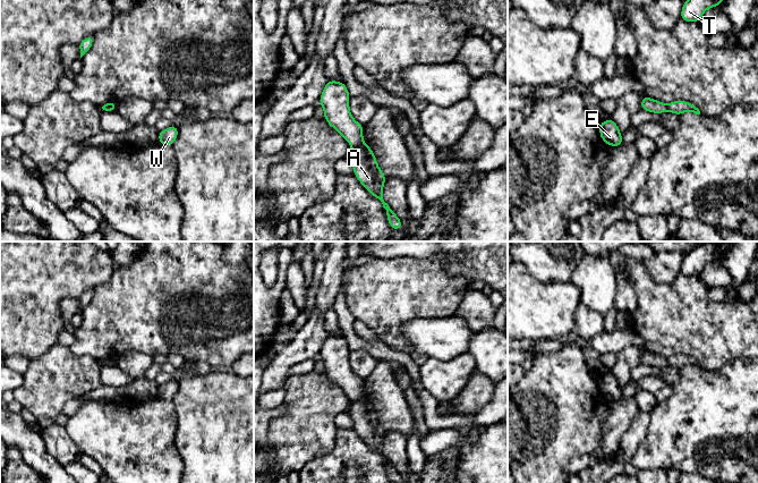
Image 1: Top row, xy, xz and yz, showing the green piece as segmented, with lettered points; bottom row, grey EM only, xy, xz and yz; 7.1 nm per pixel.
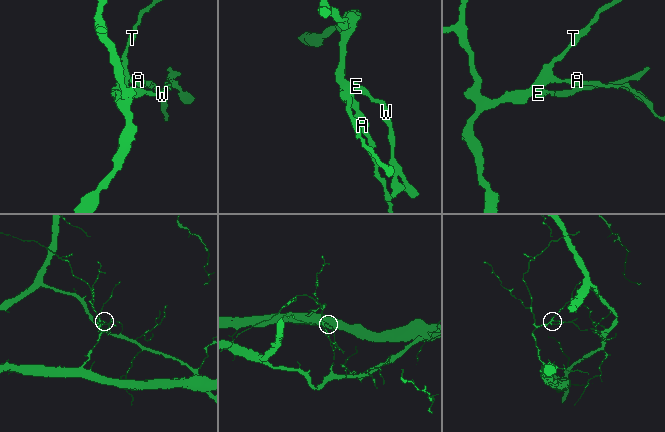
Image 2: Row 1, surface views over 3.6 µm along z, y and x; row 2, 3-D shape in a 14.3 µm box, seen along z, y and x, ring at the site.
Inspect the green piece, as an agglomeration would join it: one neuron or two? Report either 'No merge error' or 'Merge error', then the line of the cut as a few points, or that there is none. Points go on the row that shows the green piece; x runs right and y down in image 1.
Merge error. Split along xz (363, 142), (352, 149)

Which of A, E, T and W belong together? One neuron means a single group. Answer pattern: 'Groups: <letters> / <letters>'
Groups: A / E T W

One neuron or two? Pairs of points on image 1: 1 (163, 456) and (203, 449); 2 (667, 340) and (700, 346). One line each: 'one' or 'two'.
1: two
2: one

